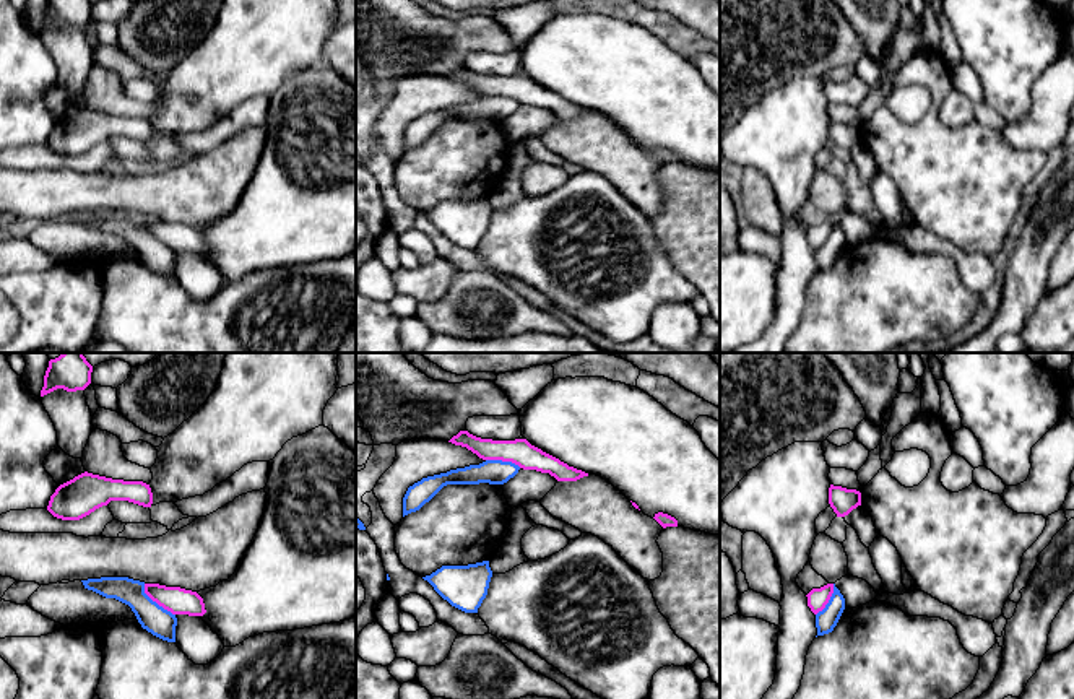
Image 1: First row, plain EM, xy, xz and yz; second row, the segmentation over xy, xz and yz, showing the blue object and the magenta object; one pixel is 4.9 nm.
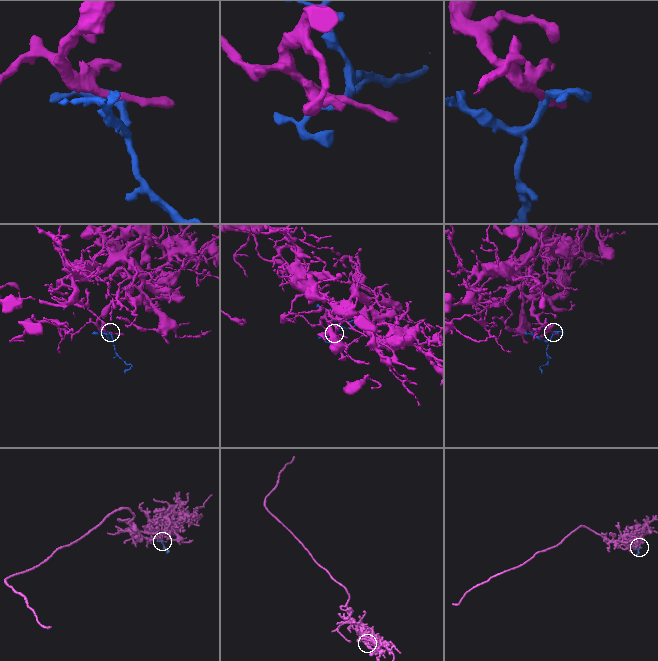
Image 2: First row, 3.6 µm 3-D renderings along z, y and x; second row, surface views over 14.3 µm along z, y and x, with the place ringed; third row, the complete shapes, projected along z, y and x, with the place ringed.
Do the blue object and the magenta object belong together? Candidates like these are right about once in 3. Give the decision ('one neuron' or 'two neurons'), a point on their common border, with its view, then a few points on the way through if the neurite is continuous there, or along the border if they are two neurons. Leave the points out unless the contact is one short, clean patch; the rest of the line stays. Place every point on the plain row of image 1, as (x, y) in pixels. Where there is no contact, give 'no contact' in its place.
two neurons; contact xy (155, 238); border xy (143, 220), (143, 226), (174, 251)

